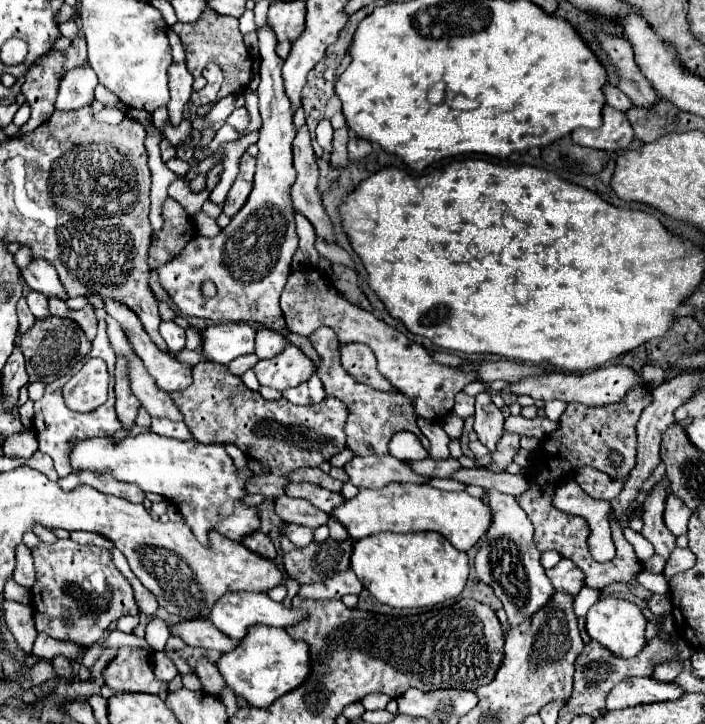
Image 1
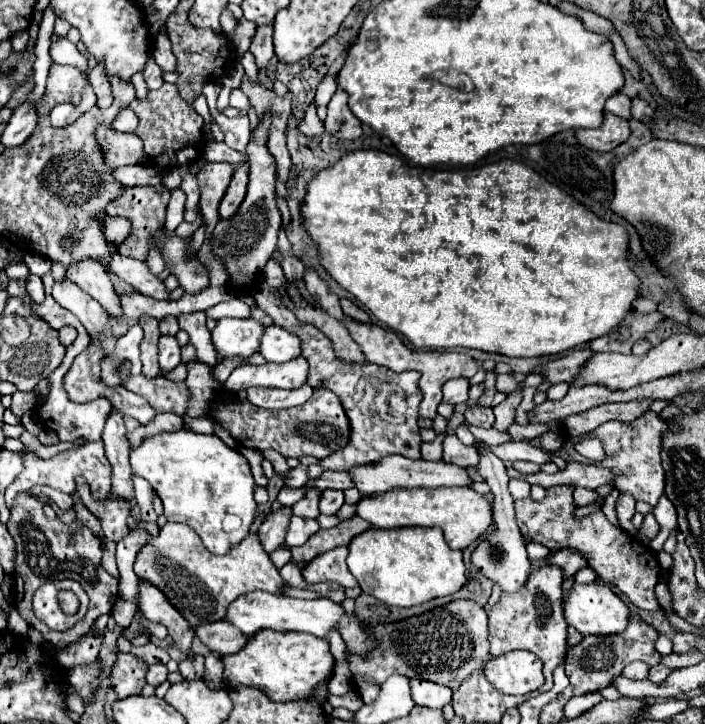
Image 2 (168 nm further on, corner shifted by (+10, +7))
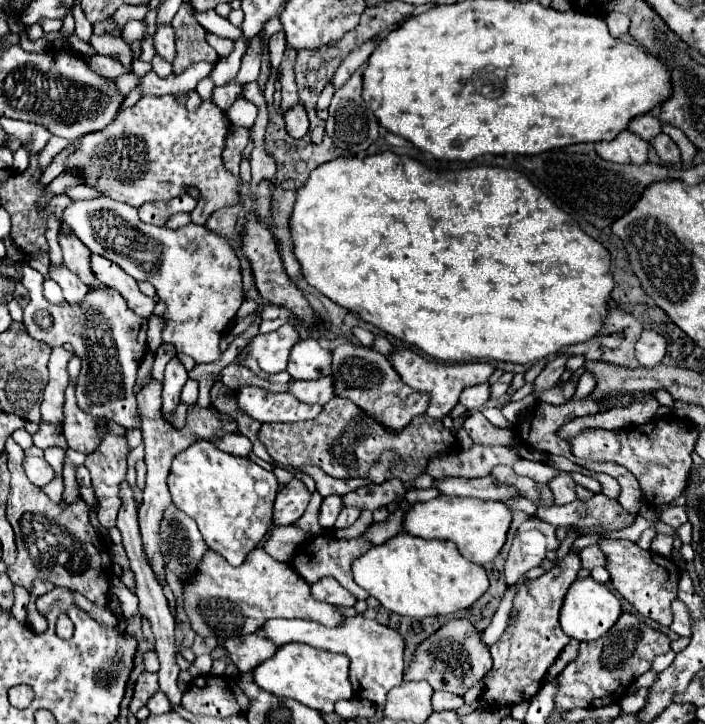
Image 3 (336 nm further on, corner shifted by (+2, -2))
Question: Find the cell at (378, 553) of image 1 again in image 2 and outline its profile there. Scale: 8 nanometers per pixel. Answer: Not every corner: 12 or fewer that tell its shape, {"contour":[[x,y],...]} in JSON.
{"contour":[[370,528],[348,570],[388,606],[468,582],[440,528]]}

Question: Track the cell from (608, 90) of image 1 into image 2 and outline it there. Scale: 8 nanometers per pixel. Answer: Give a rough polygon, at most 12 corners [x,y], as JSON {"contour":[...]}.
{"contour":[[614,94],[606,102],[606,112],[630,120],[630,98]]}

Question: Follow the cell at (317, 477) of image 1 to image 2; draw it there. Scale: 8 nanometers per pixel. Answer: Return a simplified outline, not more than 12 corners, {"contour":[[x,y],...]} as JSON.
{"contour":[[322,472],[314,488],[354,488],[346,472]]}

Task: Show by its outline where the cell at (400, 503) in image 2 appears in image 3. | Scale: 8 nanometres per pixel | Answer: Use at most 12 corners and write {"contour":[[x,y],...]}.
{"contour":[[438,495],[412,505],[402,529],[448,539],[472,563],[506,541],[502,501]]}

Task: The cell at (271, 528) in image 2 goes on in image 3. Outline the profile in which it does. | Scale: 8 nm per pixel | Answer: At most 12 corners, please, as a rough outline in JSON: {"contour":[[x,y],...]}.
{"contour":[[314,491],[308,509],[294,525],[302,531],[320,531],[318,507],[322,495]]}

